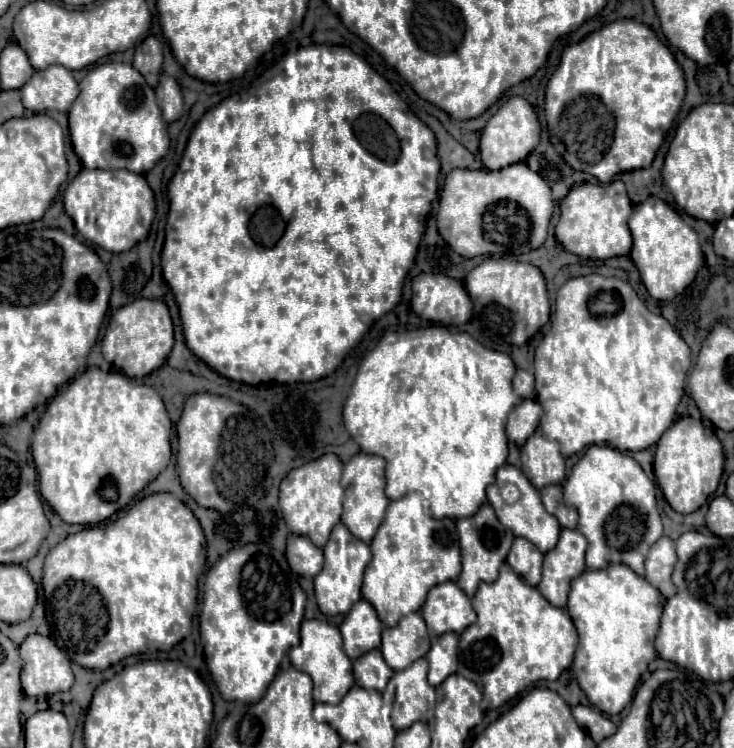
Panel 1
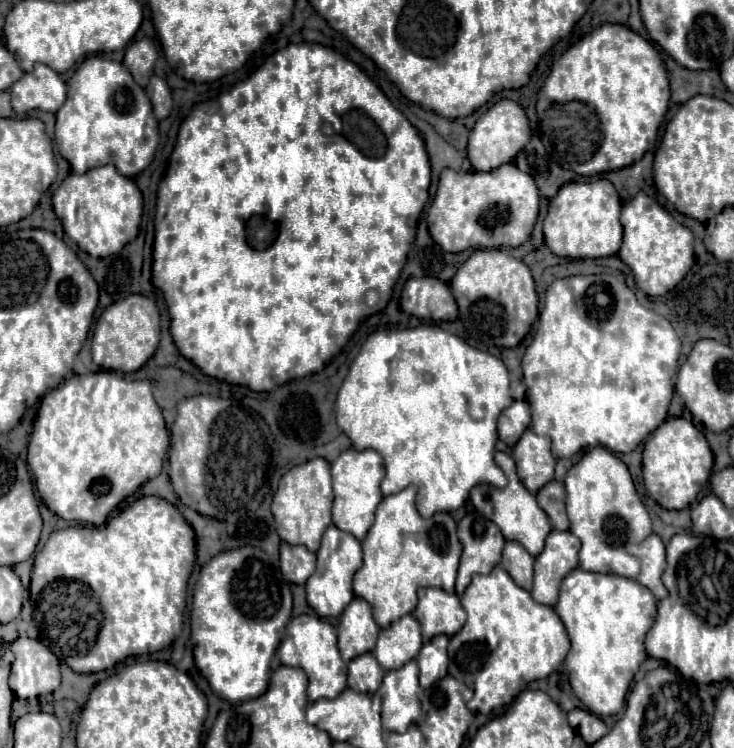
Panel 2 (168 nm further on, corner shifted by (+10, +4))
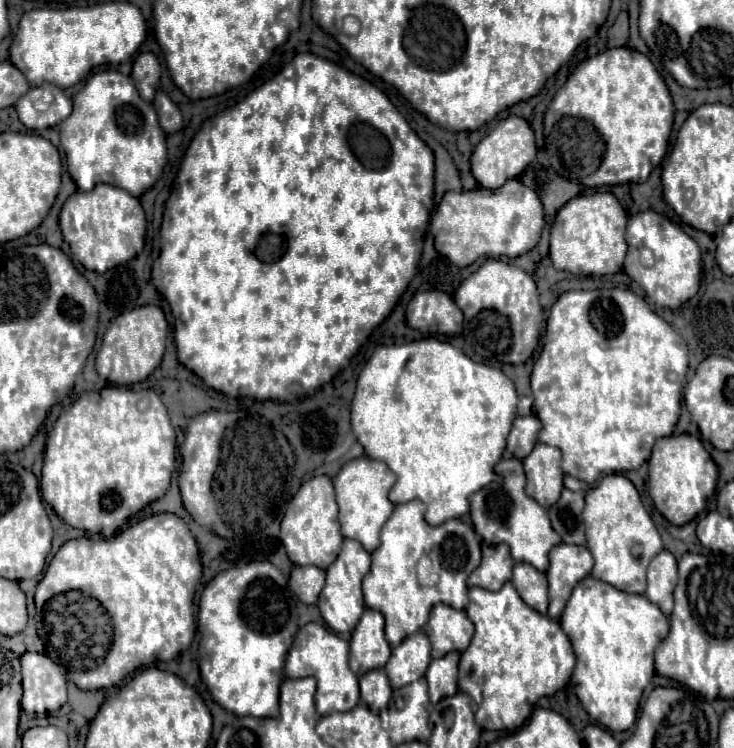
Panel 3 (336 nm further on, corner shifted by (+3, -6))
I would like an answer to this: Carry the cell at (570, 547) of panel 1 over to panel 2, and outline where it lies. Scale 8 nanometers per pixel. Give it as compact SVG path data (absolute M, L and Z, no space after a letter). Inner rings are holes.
M552 530L546 538L544 550L534 562L534 588L532 598L540 604L554 606L562 578L578 568L580 540L572 532Z

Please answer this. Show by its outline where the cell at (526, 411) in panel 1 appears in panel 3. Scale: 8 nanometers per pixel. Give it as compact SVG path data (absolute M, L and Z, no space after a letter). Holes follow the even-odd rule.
M517 416L515 424L511 428L511 434L506 440L507 450L513 452L513 456L519 460L529 456L533 446L537 444L539 428L541 428L541 424L539 424L537 416Z

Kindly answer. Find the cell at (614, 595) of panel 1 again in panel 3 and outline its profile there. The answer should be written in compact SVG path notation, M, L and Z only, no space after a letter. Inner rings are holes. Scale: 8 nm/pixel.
M587 576L573 588L573 594L561 616L561 628L569 636L573 652L577 656L577 666L571 676L570 685L575 688L575 694L581 700L587 714L601 726L609 728L611 732L629 730L637 720L643 690L647 688L647 684L655 674L653 654L661 644L661 640L669 634L667 616L655 604L651 604L643 594L623 592L607 582Z

